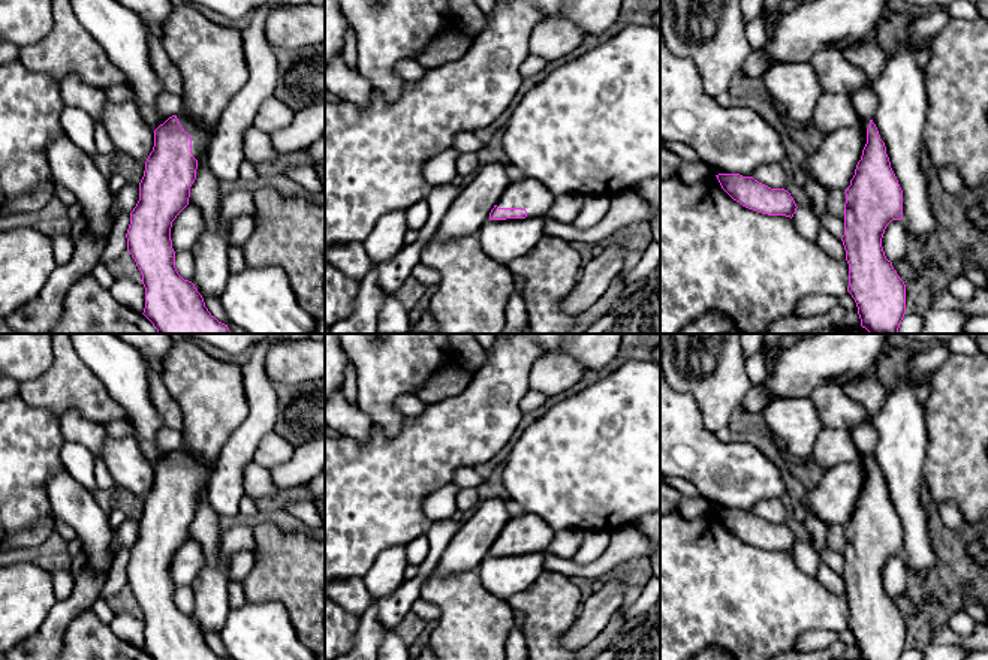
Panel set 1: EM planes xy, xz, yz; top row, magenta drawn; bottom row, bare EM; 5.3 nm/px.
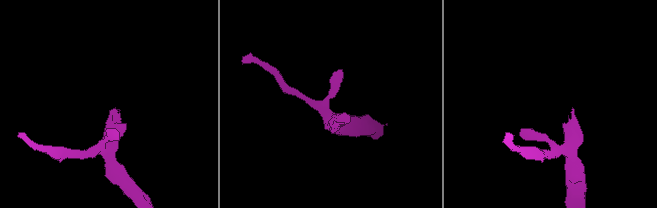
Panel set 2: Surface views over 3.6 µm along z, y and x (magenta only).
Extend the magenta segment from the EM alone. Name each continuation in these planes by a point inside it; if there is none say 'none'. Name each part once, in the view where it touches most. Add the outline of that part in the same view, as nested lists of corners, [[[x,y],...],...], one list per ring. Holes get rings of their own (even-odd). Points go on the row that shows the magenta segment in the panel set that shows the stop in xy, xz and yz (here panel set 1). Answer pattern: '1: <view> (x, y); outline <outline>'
1: xy (210, 57); outline [[[183,3],[171,12],[162,25],[162,45],[183,78],[184,114],[177,115],[181,127],[192,138],[192,154],[199,160],[213,142],[222,112],[248,79],[244,57],[243,31],[219,25],[205,18],[196,6]]]

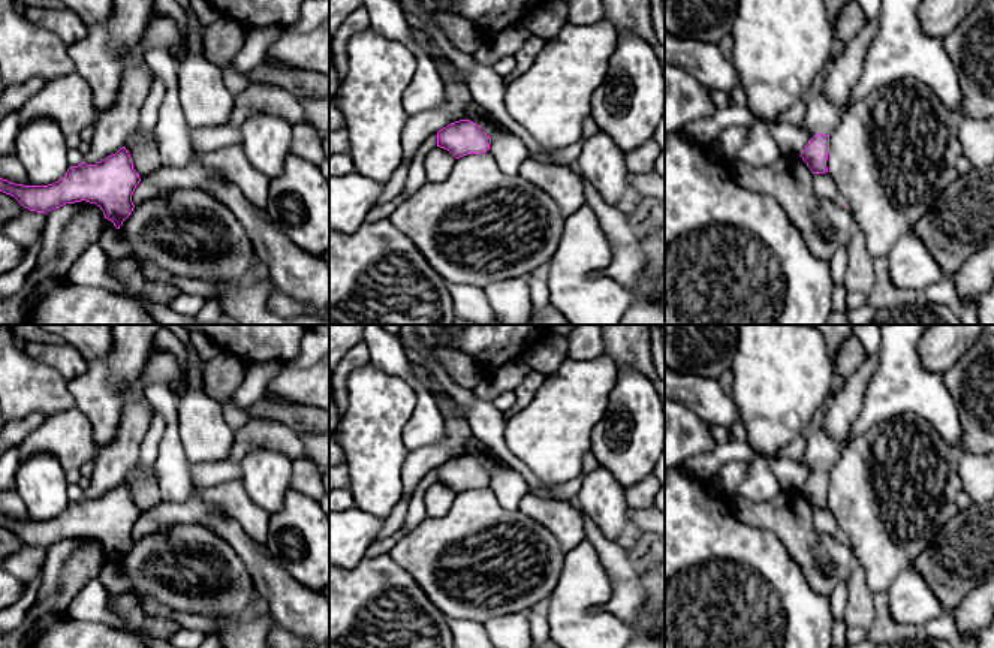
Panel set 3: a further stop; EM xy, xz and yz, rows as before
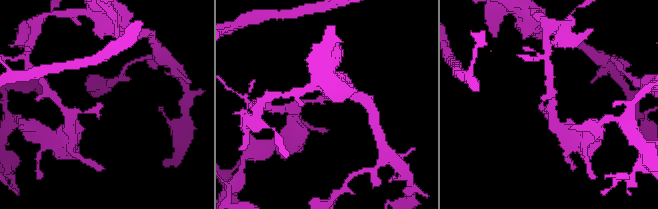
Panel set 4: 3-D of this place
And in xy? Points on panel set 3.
none

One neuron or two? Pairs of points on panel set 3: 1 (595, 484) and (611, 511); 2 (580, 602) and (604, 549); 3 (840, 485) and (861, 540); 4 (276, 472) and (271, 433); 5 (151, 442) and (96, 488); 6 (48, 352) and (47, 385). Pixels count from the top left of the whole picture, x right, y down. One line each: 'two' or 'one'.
1: one
2: two
3: one
4: two
5: two
6: two

